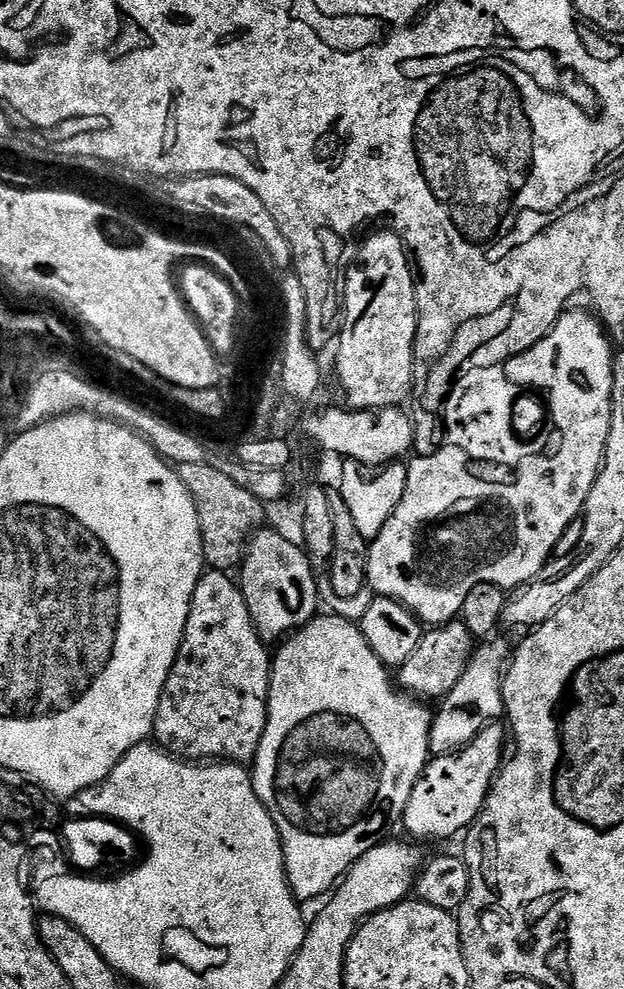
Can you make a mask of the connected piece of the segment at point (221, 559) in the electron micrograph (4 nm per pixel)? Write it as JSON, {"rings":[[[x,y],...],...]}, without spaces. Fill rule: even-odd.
{"rings":[[[179,465],[178,471],[180,481],[184,483],[196,503],[207,567],[212,570],[235,569],[243,561],[249,539],[253,535],[252,524],[260,526],[265,523],[265,505],[254,494],[209,465]]]}

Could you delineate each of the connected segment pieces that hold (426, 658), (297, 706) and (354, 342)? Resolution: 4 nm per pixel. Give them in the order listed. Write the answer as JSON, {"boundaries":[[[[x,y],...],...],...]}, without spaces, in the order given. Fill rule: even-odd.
{"boundaries":[[[[457,618],[449,624],[433,627],[421,635],[418,650],[414,650],[414,654],[406,658],[404,665],[399,668],[399,687],[413,697],[439,702],[450,694],[450,690],[454,690],[454,686],[458,686],[458,678],[462,678],[462,674],[468,669],[473,651],[474,637],[463,619]]],[[[324,614],[317,615],[316,619],[311,620],[309,624],[304,627],[296,629],[279,645],[280,648],[271,657],[272,662],[272,677],[270,678],[270,686],[268,687],[268,721],[266,722],[266,730],[262,734],[262,742],[256,751],[256,759],[250,768],[250,775],[252,777],[252,785],[258,794],[258,798],[266,806],[268,813],[274,818],[274,826],[280,831],[280,841],[284,847],[284,869],[288,875],[288,885],[292,888],[292,894],[297,901],[305,902],[304,900],[312,900],[315,896],[321,898],[327,897],[339,885],[340,881],[347,876],[348,871],[352,869],[352,865],[358,862],[358,858],[362,858],[362,854],[366,854],[370,850],[374,850],[374,846],[381,844],[381,838],[387,837],[392,827],[399,825],[404,819],[404,811],[406,810],[406,802],[410,802],[410,794],[414,790],[414,786],[418,782],[418,778],[424,773],[424,767],[428,765],[430,753],[428,751],[428,735],[432,729],[433,713],[430,711],[427,703],[421,702],[419,699],[413,698],[411,695],[405,694],[390,677],[389,669],[385,668],[384,663],[378,658],[378,654],[374,654],[374,650],[370,650],[370,642],[366,642],[366,638],[360,632],[359,623],[347,620],[344,616],[324,616]]],[[[391,230],[372,236],[360,248],[348,281],[342,287],[342,311],[344,329],[340,332],[340,345],[336,348],[336,376],[344,387],[347,407],[352,410],[365,408],[394,408],[403,405],[412,392],[412,363],[418,360],[416,338],[417,281],[410,263],[410,253],[404,241]]]]}

